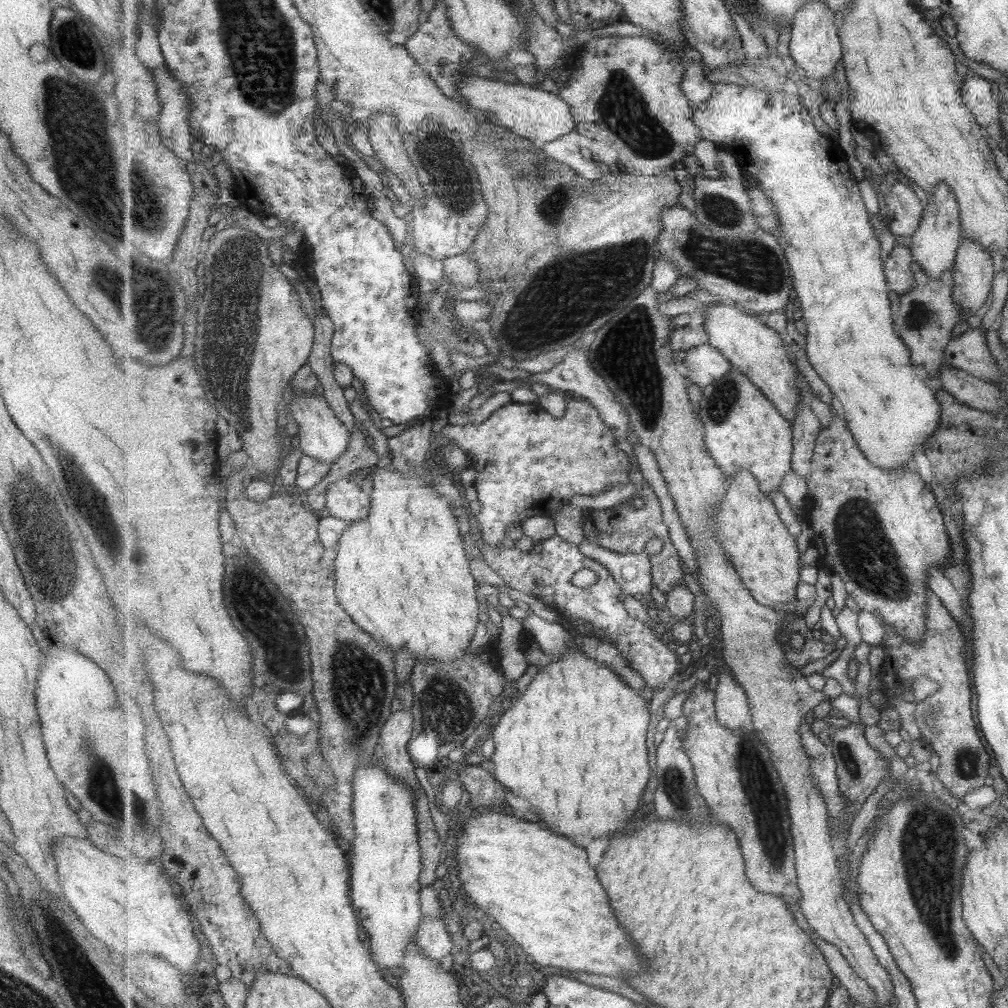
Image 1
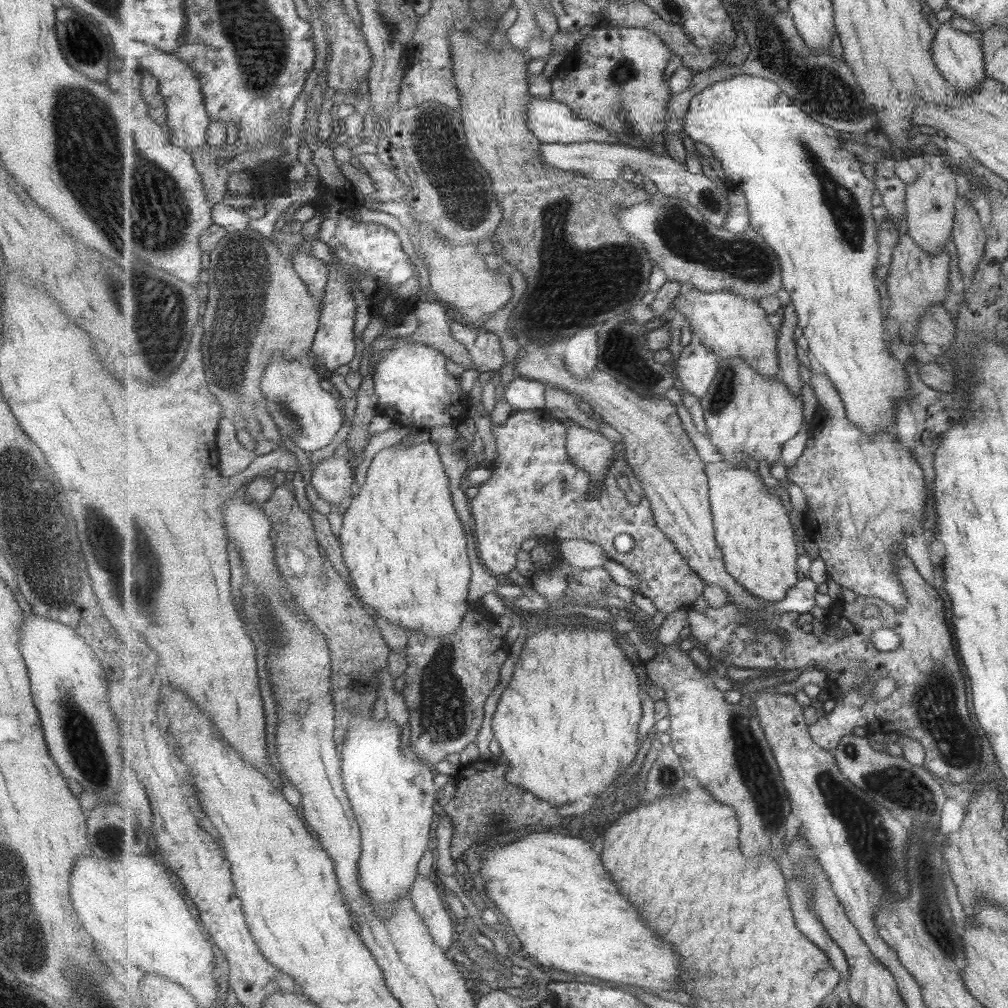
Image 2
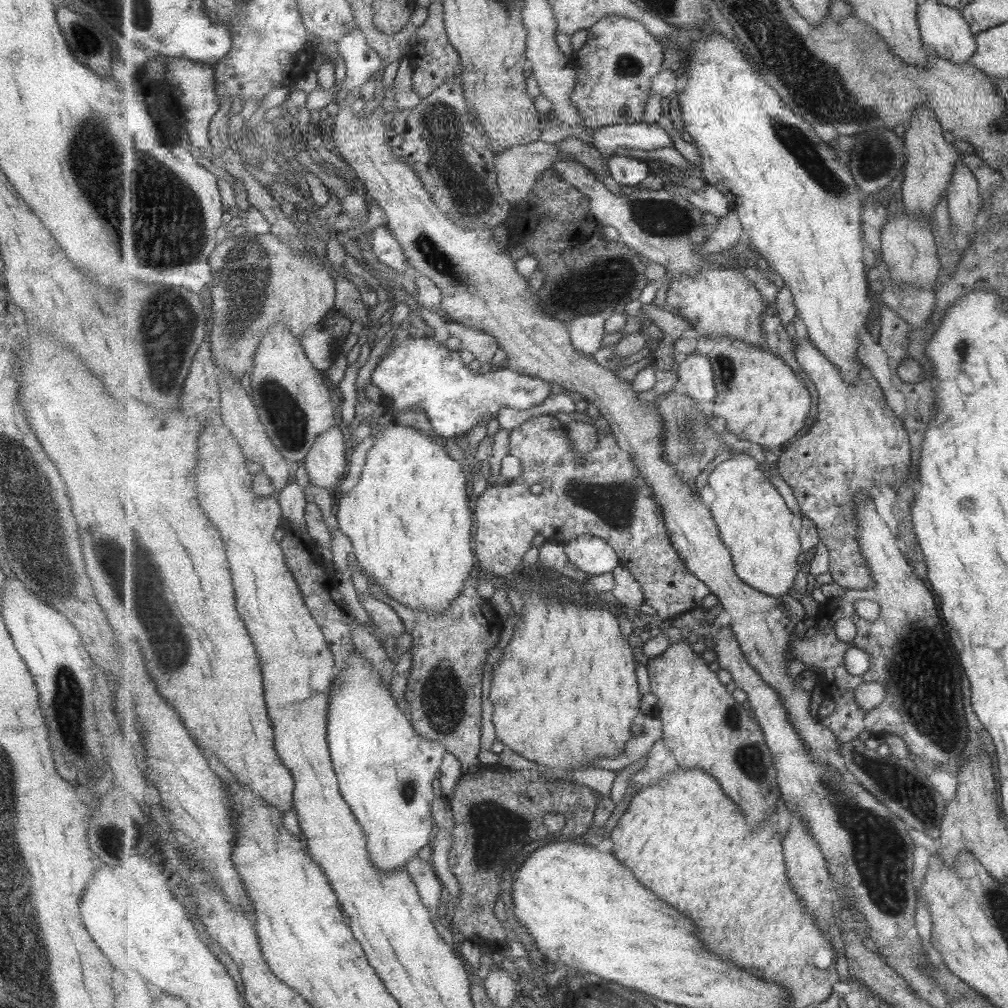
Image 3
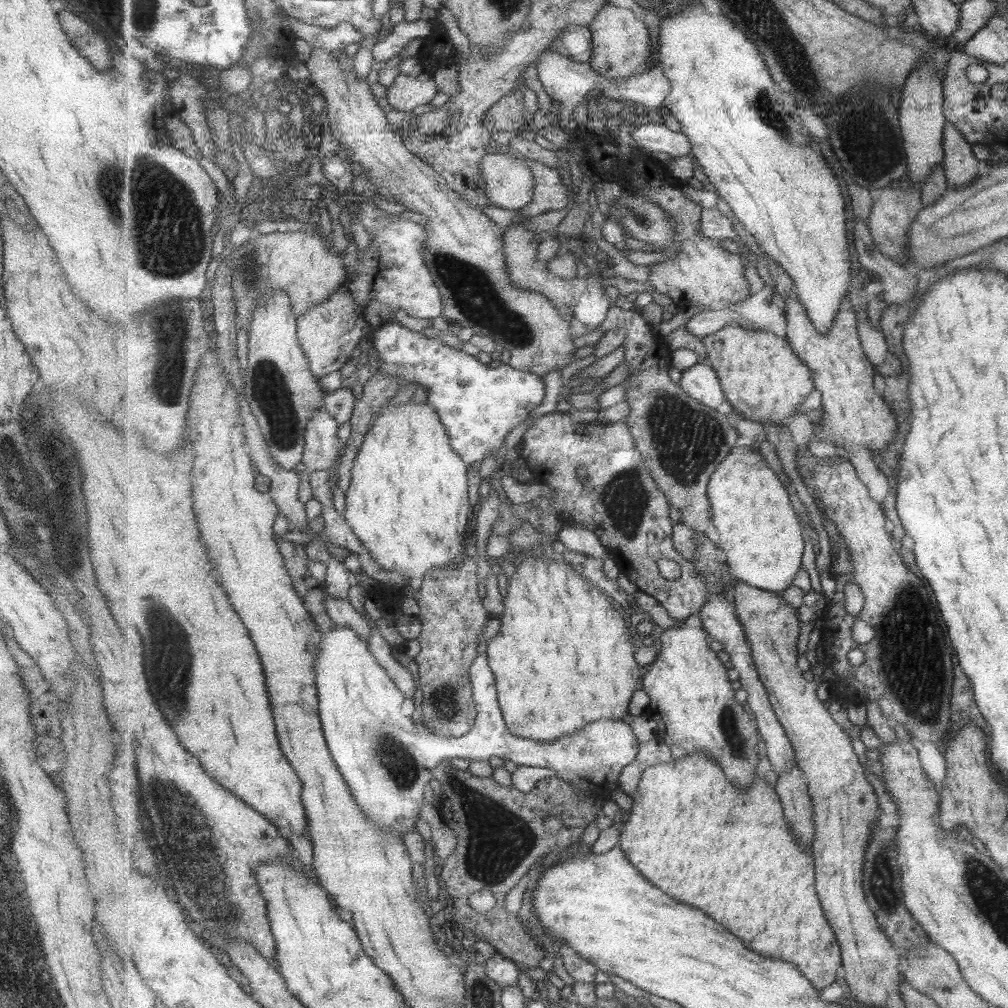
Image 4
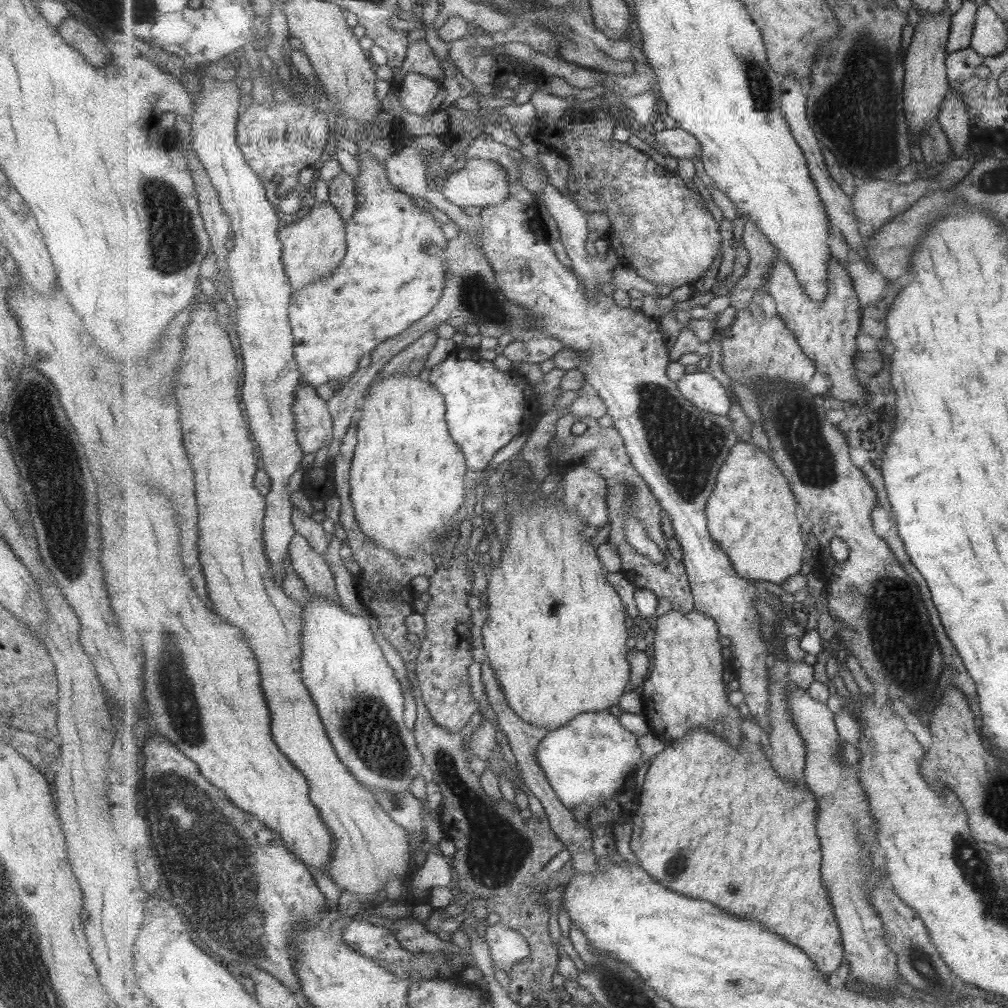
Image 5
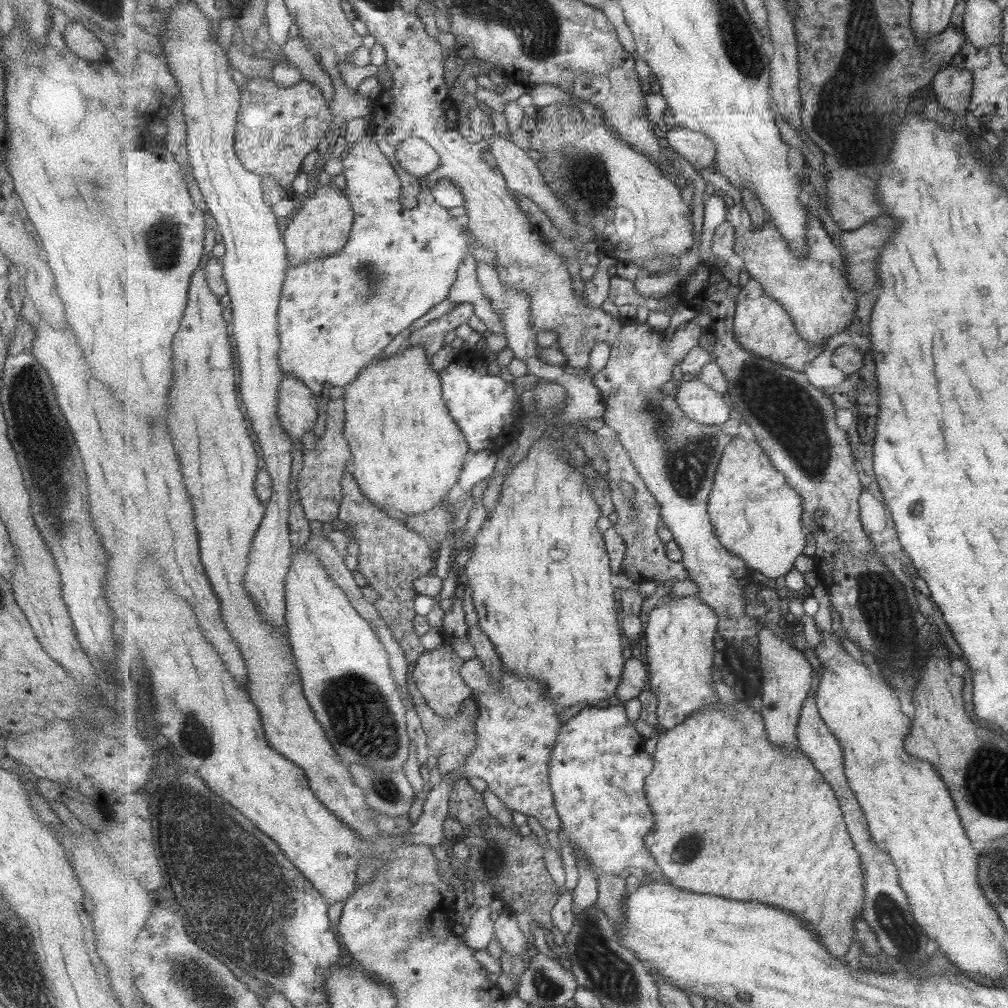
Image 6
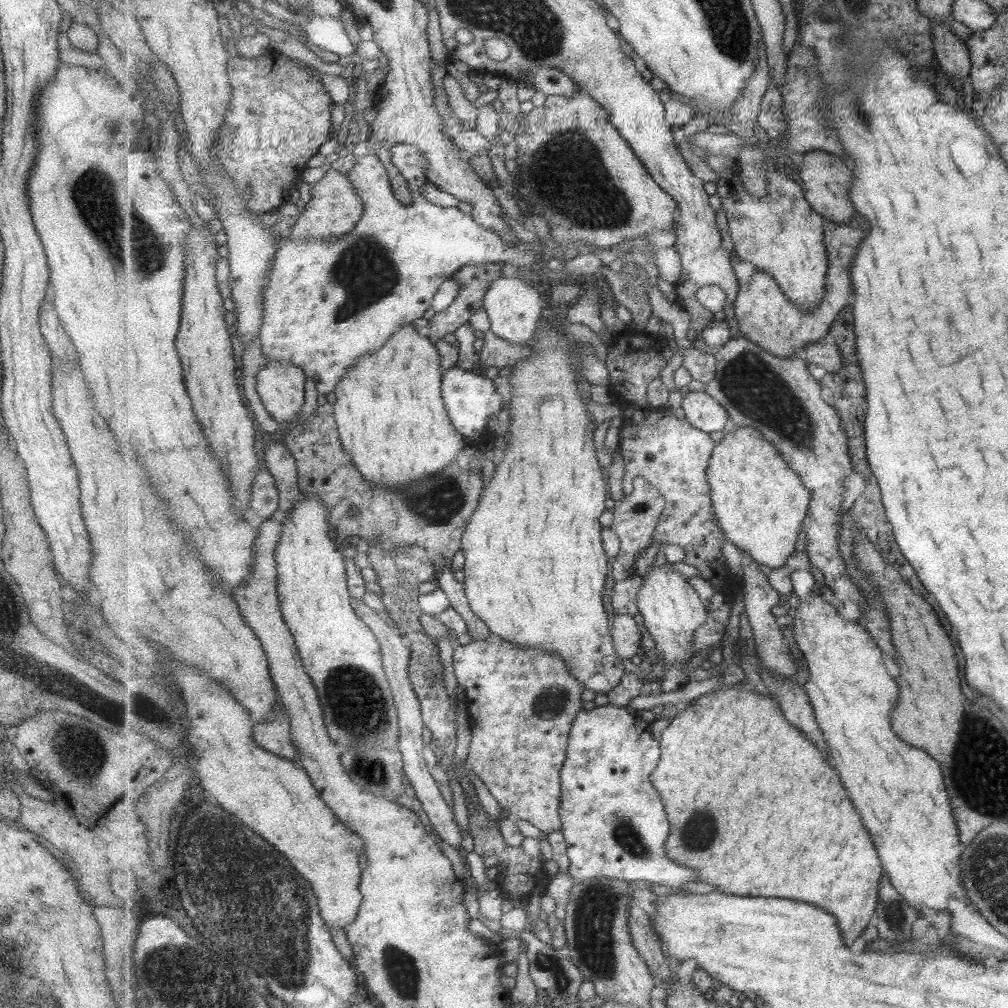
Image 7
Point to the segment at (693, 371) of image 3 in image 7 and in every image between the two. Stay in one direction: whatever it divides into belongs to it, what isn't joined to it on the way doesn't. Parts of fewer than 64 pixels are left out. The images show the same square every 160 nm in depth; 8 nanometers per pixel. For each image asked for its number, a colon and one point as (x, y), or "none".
4: (701, 381)
5: (703, 389)
6: (701, 402)
7: (703, 411)

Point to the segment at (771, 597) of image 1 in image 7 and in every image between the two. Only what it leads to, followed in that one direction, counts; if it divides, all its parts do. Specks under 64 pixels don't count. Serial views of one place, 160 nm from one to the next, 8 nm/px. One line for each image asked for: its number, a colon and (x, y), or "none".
2: (753, 528)
3: (754, 521)
4: (760, 534)
5: (753, 514)
6: (756, 513)
7: (761, 503)

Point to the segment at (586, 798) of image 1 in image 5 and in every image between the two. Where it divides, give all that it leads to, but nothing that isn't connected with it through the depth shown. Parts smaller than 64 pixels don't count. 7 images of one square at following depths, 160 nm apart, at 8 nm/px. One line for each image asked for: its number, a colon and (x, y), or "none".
2: (568, 722)
3: (565, 693)
4: (563, 659)
5: (556, 638)

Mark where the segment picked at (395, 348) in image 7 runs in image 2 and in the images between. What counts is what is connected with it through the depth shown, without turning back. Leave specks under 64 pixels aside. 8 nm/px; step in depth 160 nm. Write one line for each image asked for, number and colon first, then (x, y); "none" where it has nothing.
2: (404, 543)
3: (409, 521)
4: (408, 502)
5: (407, 479)
6: (408, 451)

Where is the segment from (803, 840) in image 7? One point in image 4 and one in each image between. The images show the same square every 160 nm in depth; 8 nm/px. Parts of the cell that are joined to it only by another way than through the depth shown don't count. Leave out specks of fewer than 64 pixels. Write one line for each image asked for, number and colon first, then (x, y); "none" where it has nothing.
4: (753, 875)
5: (701, 796)
6: (714, 776)

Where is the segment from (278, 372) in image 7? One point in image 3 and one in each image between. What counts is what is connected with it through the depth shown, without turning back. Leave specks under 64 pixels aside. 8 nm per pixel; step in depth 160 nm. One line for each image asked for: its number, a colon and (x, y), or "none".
3: (327, 465)
4: (323, 450)
5: (315, 424)
6: (299, 405)

